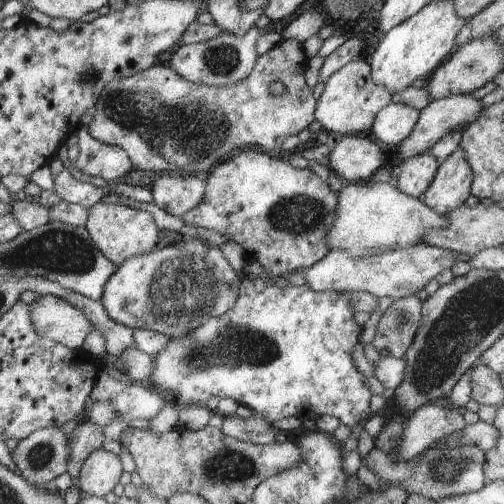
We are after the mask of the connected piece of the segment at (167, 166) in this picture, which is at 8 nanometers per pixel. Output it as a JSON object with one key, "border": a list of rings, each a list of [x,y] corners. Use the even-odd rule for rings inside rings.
{"border":[[[282,39],[260,56],[251,76],[238,85],[211,87],[193,83],[166,63],[158,63],[131,77],[110,81],[96,101],[93,120],[86,124],[87,129],[92,138],[123,148],[134,168],[152,170],[152,174],[156,175],[208,174],[212,167],[231,159],[242,149],[257,149],[284,156],[287,154],[284,140],[292,134],[298,135],[314,122],[314,106],[317,103],[304,80],[304,73],[311,62],[306,58],[301,44],[296,39]],[[272,82],[282,82],[285,91],[276,96],[269,94],[268,86]]]}

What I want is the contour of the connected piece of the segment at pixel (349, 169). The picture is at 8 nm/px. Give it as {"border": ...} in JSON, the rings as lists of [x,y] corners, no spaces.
{"border":[[[344,135],[330,153],[329,168],[337,177],[346,178],[348,182],[367,182],[384,162],[384,152],[376,142],[362,136]]]}

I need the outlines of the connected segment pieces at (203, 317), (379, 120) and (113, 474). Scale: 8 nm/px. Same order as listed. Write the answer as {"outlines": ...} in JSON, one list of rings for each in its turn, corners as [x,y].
{"outlines":[[[[180,238],[180,240],[174,243],[173,246],[165,247],[162,250],[153,250],[151,253],[145,255],[136,255],[133,257],[128,257],[126,261],[120,265],[110,278],[104,283],[103,291],[101,294],[101,299],[99,300],[106,309],[107,315],[118,324],[130,327],[134,329],[150,329],[154,332],[162,333],[163,335],[170,337],[179,337],[185,335],[187,332],[190,332],[192,329],[197,329],[205,324],[205,322],[212,317],[220,316],[227,312],[228,309],[231,309],[235,302],[236,298],[240,296],[240,283],[244,277],[248,277],[244,274],[244,269],[236,270],[236,266],[232,266],[232,262],[228,262],[228,258],[224,258],[224,250],[220,250],[220,246],[209,246],[206,242],[206,238],[200,239],[186,239]]],[[[390,103],[376,114],[370,134],[378,142],[396,148],[416,126],[420,111],[400,103]]],[[[95,450],[82,465],[79,486],[86,495],[104,497],[112,492],[122,476],[123,466],[118,455]]]]}

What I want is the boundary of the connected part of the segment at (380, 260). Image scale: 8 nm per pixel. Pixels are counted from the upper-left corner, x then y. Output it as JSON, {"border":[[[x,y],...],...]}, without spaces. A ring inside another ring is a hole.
{"border":[[[424,242],[404,249],[386,250],[382,254],[363,259],[353,259],[348,256],[348,253],[342,251],[330,251],[315,265],[303,269],[303,273],[306,277],[306,286],[315,291],[339,293],[354,291],[370,293],[378,298],[390,296],[390,298],[399,299],[416,295],[420,290],[424,290],[432,278],[436,278],[440,272],[454,266],[459,254]]]}

